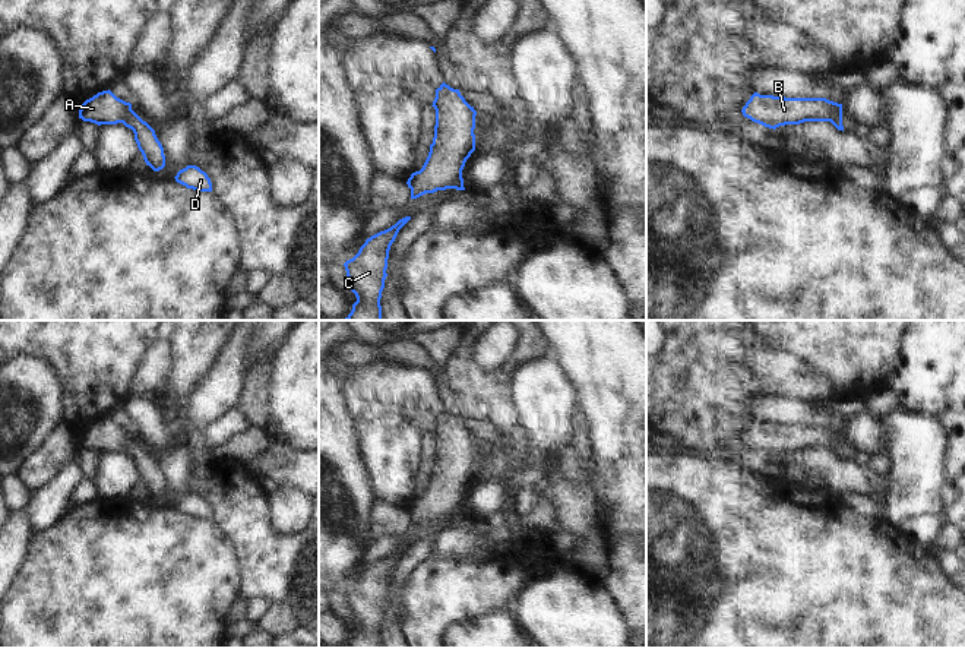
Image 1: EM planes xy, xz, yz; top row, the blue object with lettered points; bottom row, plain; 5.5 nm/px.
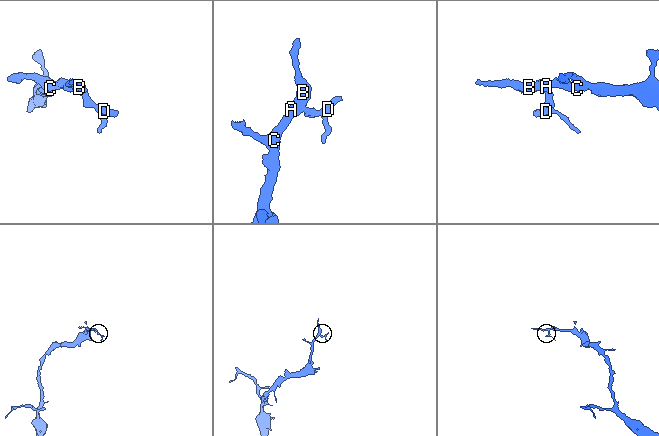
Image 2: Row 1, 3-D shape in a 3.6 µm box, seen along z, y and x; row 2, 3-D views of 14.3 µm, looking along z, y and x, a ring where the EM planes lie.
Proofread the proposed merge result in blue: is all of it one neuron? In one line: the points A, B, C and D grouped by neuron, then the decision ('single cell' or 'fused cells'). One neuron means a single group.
A B C / D | fused cells

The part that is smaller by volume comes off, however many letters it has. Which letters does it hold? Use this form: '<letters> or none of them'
D

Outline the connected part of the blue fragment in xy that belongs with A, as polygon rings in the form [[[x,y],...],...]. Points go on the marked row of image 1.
[[[110,89],[98,92],[86,99],[80,110],[79,118],[101,124],[117,124],[132,111],[132,104],[117,98]]]

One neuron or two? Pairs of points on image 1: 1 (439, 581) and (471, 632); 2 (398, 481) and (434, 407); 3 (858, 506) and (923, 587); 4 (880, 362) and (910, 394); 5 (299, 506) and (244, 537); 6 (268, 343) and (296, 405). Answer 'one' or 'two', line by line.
1: two
2: one
3: two
4: two
5: two
6: two

